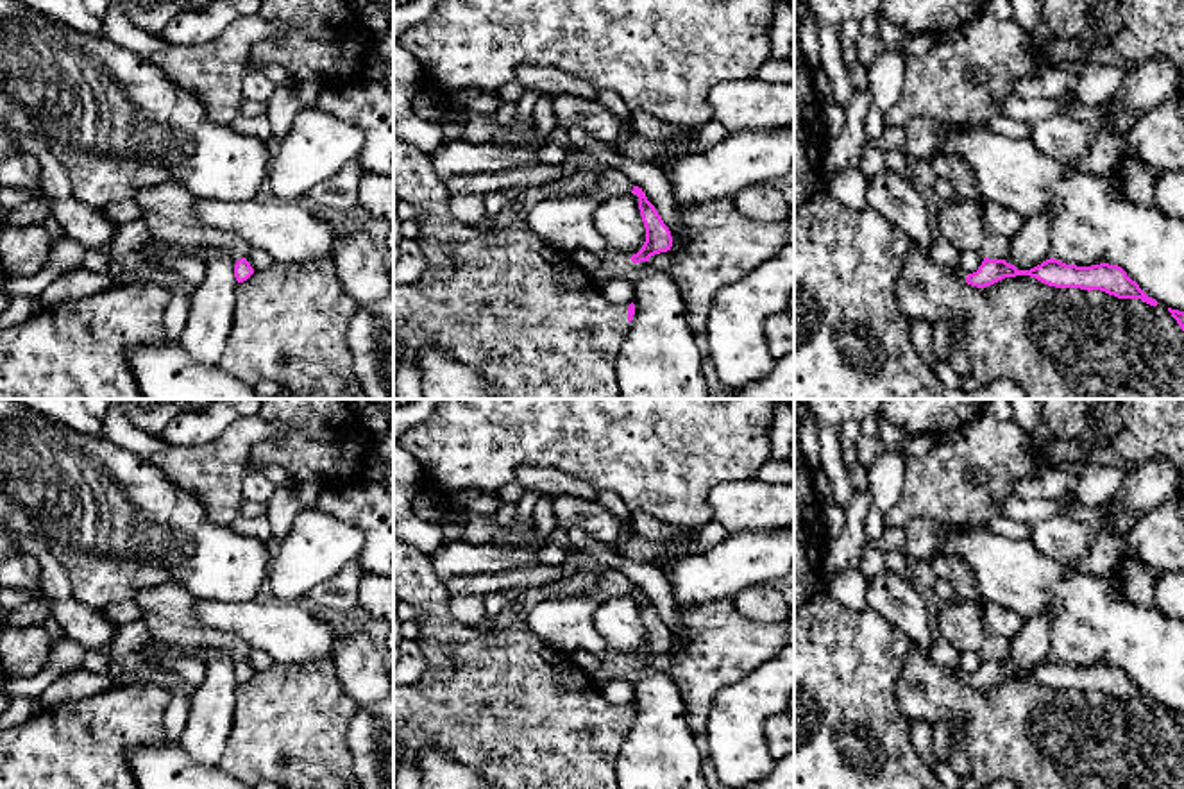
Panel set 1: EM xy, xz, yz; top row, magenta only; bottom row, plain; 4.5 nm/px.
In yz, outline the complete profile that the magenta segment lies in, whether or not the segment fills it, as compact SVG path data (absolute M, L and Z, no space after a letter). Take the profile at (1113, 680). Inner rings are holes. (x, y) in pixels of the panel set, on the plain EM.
M984 658L977 673L966 674L955 667L953 676L977 689L991 687L1005 678L1030 676L1055 689L1100 691L1118 700L1141 700L1150 707L1159 705L1155 700L1148 698L1121 667L1109 664L1077 667L1050 658L1030 671L1018 671L1005 660Z

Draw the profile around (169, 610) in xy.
M165 583L141 589L134 601L143 612L150 639L173 648L216 648L231 655L236 662L243 658L245 646L236 633L206 628L197 621L197 598L184 587Z

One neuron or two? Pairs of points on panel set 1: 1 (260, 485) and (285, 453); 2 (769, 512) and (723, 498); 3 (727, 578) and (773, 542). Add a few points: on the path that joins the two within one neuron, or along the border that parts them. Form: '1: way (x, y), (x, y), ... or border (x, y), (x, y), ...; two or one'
1: border (251, 462), (260, 466); two
2: way (759, 505), (734, 503); one
3: way (737, 568), (746, 559), (762, 553); one

